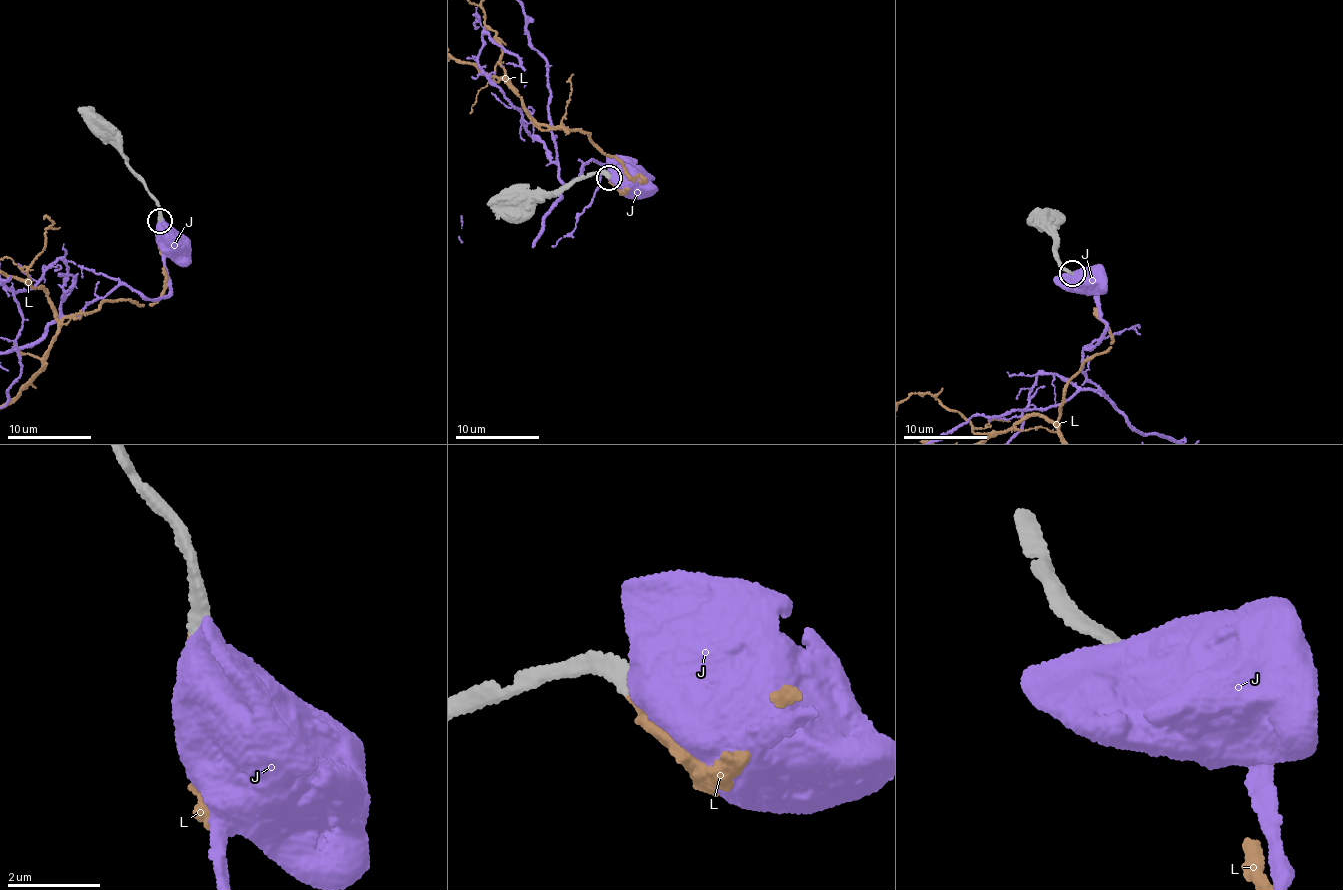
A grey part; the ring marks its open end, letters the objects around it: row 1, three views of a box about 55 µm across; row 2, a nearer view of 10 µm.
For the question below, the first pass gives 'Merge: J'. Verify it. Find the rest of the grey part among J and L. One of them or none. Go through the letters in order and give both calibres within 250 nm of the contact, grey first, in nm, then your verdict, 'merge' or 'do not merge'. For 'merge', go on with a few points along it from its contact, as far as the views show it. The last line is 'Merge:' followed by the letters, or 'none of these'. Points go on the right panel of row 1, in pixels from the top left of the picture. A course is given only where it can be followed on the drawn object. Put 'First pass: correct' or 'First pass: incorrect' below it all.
J: calibres 320 and 850 nm; do not merge
L: calibres 280 and 360 nm; merge
Merge: L
First pass: incorrect

